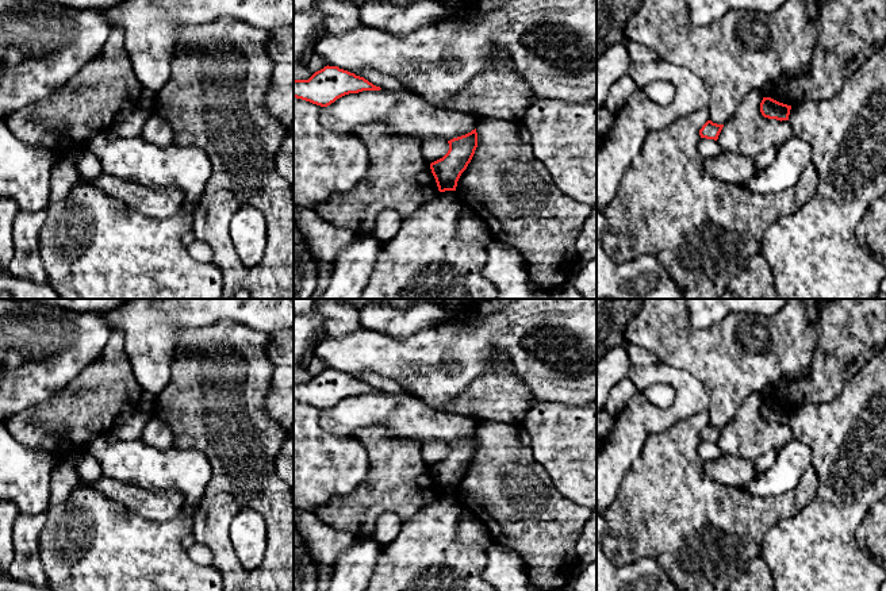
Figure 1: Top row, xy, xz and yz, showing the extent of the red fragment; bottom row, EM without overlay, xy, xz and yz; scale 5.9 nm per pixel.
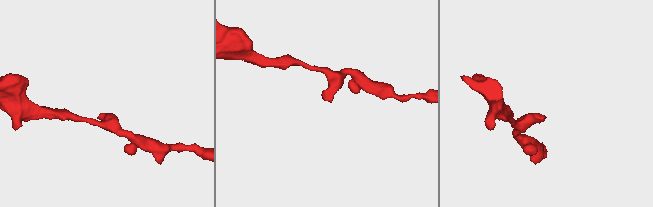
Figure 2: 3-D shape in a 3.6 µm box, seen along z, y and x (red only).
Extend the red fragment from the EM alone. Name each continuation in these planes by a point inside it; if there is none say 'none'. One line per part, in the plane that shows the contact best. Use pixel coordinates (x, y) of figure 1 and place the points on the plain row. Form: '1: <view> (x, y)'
none

